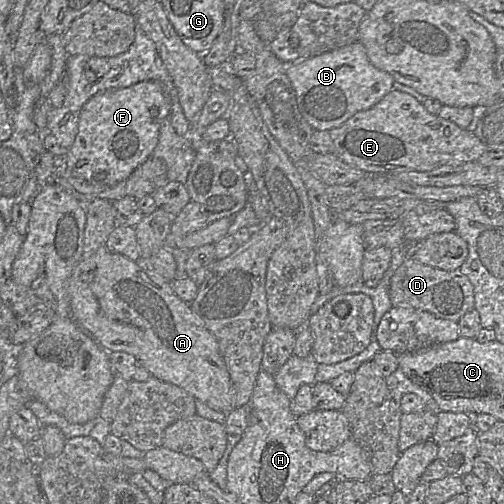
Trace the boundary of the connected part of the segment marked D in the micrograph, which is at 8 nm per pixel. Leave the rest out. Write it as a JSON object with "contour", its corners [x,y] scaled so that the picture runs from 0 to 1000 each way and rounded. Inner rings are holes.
{"contour":[[[810,510],[776,552],[774,595],[780,607],[817,609],[909,641],[923,621],[940,611],[940,577],[929,550],[911,534],[885,538]]]}

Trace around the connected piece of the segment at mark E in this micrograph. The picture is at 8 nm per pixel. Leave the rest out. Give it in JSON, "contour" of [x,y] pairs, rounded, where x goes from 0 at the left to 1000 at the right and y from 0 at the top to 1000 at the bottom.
{"contour":[[[782,177],[736,214],[704,224],[653,262],[661,306],[730,345],[851,339],[883,325],[946,319],[968,300],[940,264],[851,224],[823,192]]]}

